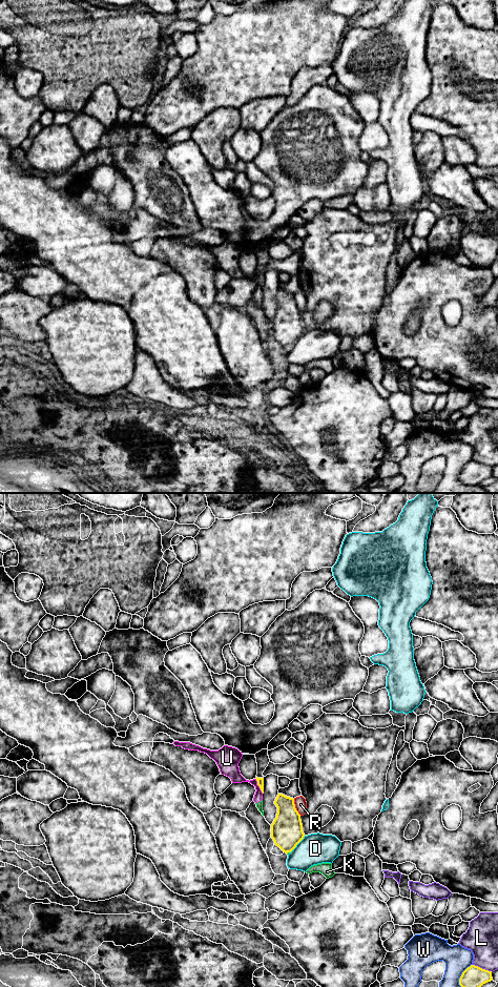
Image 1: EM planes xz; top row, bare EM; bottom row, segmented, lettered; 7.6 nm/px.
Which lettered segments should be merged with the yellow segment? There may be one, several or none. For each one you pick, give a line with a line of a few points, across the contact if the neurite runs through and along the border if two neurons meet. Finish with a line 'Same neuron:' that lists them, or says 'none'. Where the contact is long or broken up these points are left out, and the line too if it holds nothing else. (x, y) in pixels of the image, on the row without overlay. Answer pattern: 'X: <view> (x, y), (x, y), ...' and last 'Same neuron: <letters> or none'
Same neuron: none

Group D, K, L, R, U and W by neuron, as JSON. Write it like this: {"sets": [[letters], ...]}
{"sets": [["D"], ["K", "U"], ["L"], ["R"], ["W"]]}

